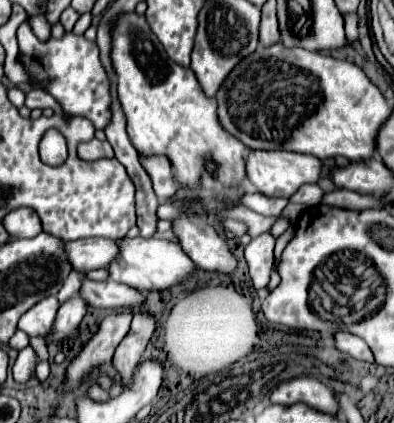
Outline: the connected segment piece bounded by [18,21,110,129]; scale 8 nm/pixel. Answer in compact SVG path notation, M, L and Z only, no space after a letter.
M28 21L18 27L18 59L30 73L34 81L50 79L46 91L62 103L65 113L74 116L84 116L96 125L96 129L106 127L106 119L110 119L110 93L106 71L98 59L98 45L86 41L84 37L76 37L74 33L64 35L62 39L50 37L46 43L38 41Z

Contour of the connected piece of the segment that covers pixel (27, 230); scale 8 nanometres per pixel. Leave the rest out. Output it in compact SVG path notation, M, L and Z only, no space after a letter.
M22 207L18 211L12 211L10 215L6 215L6 219L2 223L4 223L6 231L16 239L18 237L30 239L30 237L36 237L42 231L42 223L30 207Z

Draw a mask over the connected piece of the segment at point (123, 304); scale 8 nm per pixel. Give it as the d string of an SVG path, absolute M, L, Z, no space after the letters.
M84 279L80 295L88 301L92 307L100 309L124 309L138 313L146 305L146 295L134 287L126 287L122 283L108 281L90 281Z

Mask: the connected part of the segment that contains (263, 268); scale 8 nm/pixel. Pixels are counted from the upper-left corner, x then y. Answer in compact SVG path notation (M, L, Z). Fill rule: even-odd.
M262 233L254 237L246 249L244 257L250 267L250 277L256 289L262 289L270 283L270 273L274 265L274 237L270 233Z

